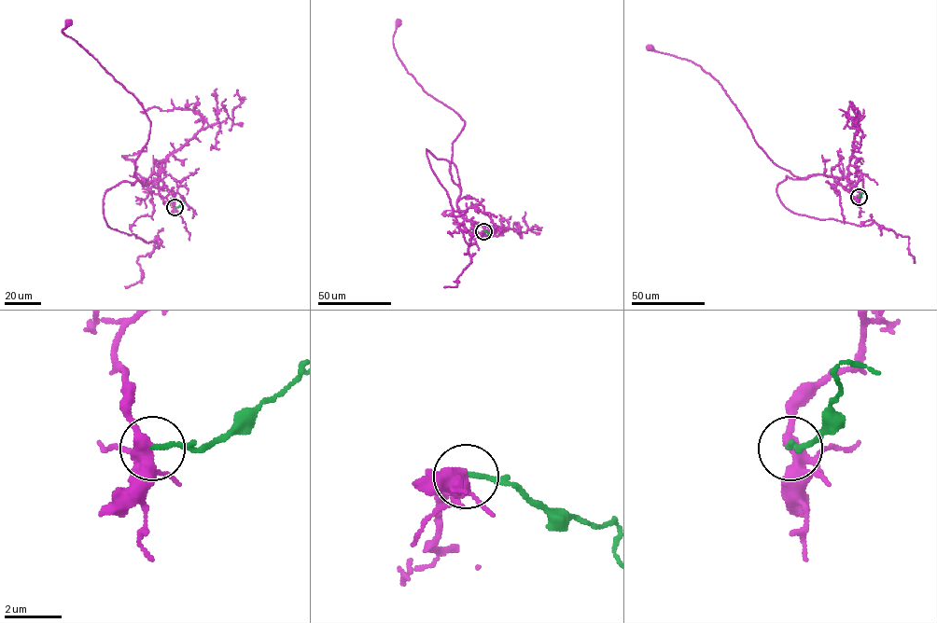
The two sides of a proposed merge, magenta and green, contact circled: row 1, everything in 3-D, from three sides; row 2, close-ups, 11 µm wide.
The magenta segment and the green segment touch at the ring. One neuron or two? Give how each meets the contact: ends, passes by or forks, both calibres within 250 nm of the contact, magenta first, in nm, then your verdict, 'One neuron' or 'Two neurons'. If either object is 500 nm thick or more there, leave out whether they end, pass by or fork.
At the ring magenta forks. At the ring green ends. Thickness 360 nm (magenta) against 150 nm. One neuron

